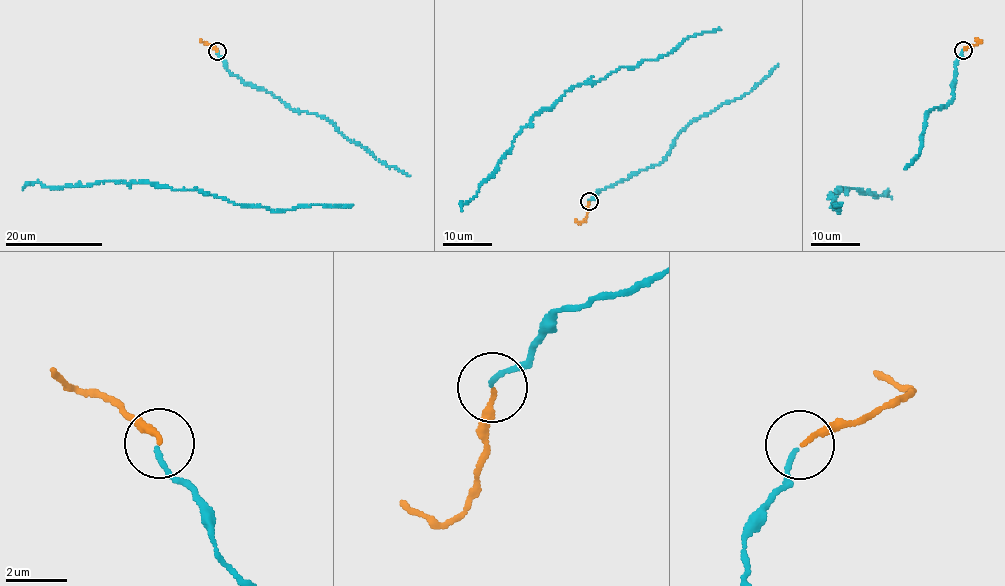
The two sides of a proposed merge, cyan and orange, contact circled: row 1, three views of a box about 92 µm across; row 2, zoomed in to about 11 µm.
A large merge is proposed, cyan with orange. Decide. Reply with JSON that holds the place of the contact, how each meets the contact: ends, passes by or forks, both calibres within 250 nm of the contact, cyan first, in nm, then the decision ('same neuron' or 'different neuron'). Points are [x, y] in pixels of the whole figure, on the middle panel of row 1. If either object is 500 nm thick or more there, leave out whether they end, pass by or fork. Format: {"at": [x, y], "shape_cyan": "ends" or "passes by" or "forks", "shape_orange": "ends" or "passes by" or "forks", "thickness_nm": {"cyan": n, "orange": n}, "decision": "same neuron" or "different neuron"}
{"at": [589, 201], "shape_cyan": "ends", "shape_orange": "ends", "thickness_nm": {"cyan": 140, "orange": 160}, "decision": "same neuron"}

